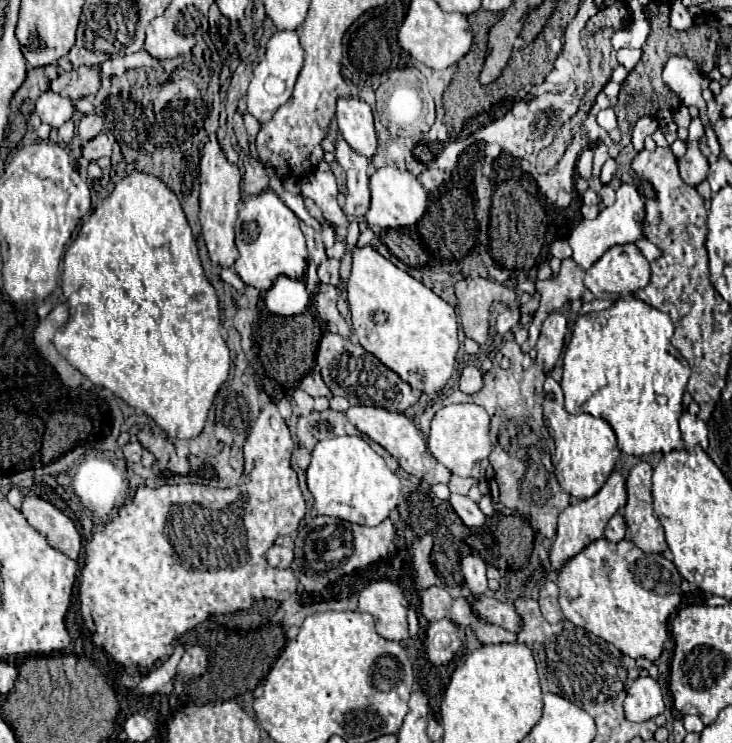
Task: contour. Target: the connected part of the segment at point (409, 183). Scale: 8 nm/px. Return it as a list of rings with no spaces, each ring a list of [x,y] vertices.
[[[396,166],[378,168],[370,176],[370,192],[372,192],[372,202],[364,218],[370,226],[378,226],[378,228],[412,226],[424,216],[426,206],[428,206],[428,194],[418,182],[418,178],[412,176],[408,170],[400,170]]]

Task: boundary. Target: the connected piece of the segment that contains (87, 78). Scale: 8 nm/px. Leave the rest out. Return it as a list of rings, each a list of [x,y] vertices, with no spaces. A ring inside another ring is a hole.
[[[82,66],[70,72],[62,72],[56,80],[52,80],[52,90],[60,96],[68,96],[70,100],[78,100],[84,96],[94,96],[100,88],[100,72]]]

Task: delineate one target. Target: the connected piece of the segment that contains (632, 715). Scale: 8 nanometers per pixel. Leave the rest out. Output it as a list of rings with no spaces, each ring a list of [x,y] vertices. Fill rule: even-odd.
[[[646,676],[634,680],[624,700],[624,712],[630,722],[646,722],[664,712],[664,696],[660,684]]]

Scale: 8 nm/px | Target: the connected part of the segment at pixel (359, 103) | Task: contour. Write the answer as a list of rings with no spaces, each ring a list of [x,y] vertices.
[[[338,98],[336,120],[344,140],[360,154],[372,158],[376,152],[376,132],[370,106],[358,98]]]

